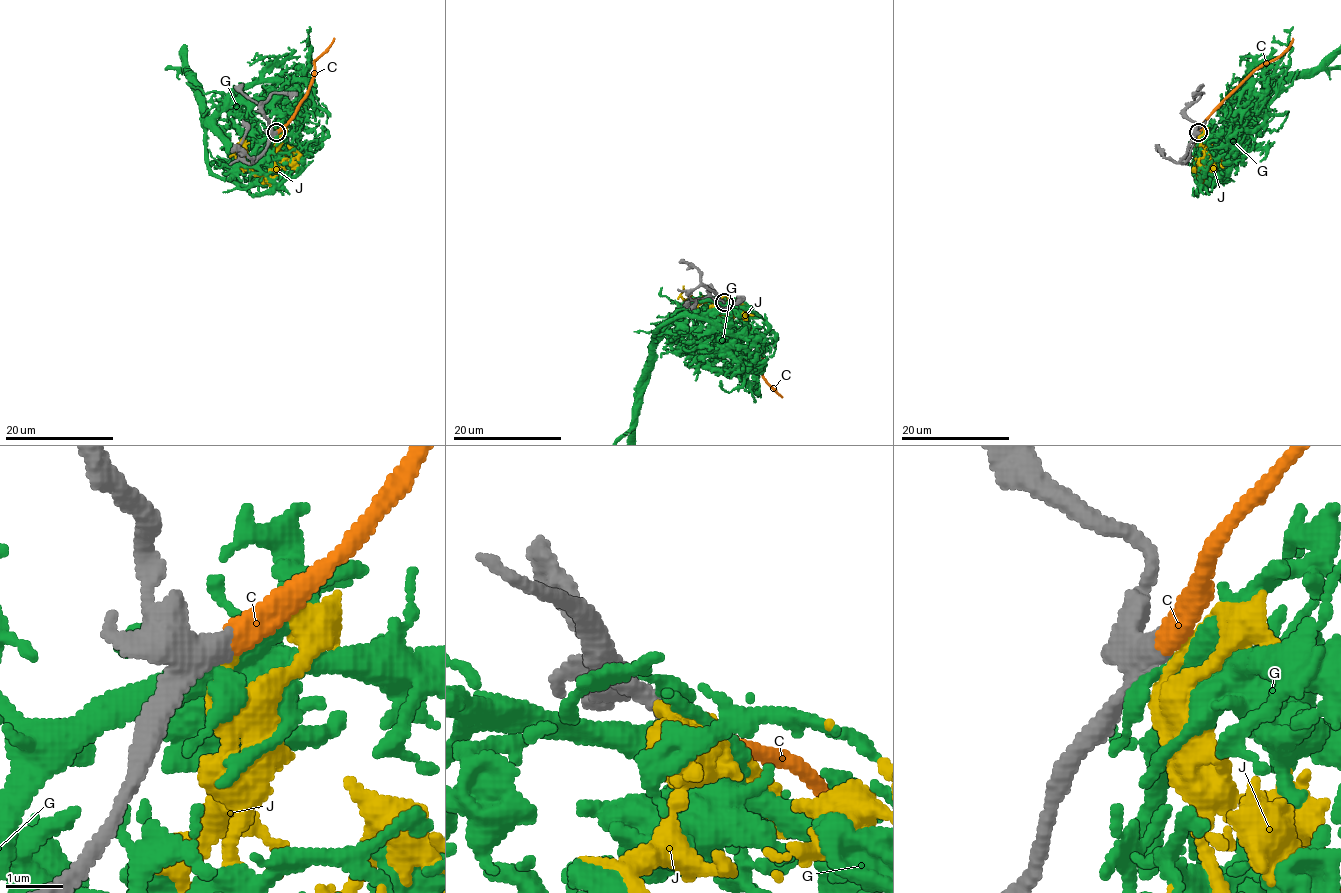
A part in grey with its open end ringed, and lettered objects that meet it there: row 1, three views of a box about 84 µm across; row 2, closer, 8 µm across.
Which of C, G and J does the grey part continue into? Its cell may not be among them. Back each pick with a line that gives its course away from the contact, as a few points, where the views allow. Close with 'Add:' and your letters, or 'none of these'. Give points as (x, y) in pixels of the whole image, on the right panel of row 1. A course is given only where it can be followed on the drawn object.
C: Its course: (1198, 132), (1226, 98), (1256, 69), (1274, 61), (1293, 38)
Add: C

